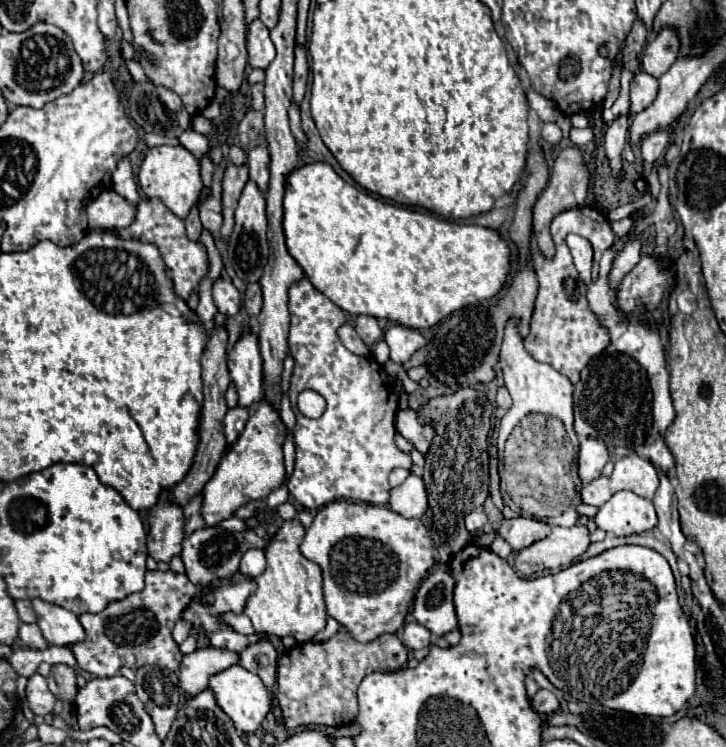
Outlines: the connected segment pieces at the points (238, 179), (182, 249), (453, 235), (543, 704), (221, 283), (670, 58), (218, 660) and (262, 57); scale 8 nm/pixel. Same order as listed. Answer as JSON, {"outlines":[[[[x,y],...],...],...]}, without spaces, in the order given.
{"outlines":[[[[228,164],[226,172],[224,172],[224,180],[222,180],[222,216],[224,216],[222,236],[224,238],[230,236],[230,232],[232,232],[234,208],[238,204],[238,198],[240,198],[246,182],[248,182],[248,164],[242,164],[242,166]]],[[[146,198],[142,202],[138,202],[136,220],[128,228],[114,230],[114,232],[118,232],[122,238],[134,238],[134,240],[156,244],[164,256],[168,276],[174,282],[174,290],[184,300],[188,300],[188,294],[198,288],[198,282],[208,272],[208,256],[206,256],[204,246],[200,242],[190,242],[186,238],[184,222],[178,216],[174,216],[160,200],[148,200]]],[[[308,164],[308,166],[300,166],[296,170],[290,172],[290,176],[286,178],[286,194],[284,194],[284,234],[286,234],[286,246],[288,252],[296,258],[296,262],[302,266],[306,278],[312,282],[312,286],[322,292],[326,298],[330,298],[336,306],[340,306],[344,312],[348,314],[366,314],[366,316],[374,316],[374,318],[386,318],[392,322],[398,322],[400,326],[406,328],[430,328],[436,322],[440,322],[442,318],[450,316],[452,312],[468,306],[468,304],[476,304],[488,298],[494,298],[502,288],[504,282],[510,276],[510,248],[508,242],[502,238],[502,234],[498,230],[492,228],[484,228],[484,226],[476,226],[476,224],[456,224],[456,222],[448,222],[442,218],[436,218],[429,212],[420,212],[420,210],[408,210],[402,206],[394,206],[388,204],[384,200],[378,200],[358,188],[354,188],[352,184],[344,182],[330,164]]],[[[542,688],[536,692],[536,696],[530,702],[532,702],[532,708],[542,716],[548,716],[560,708],[558,698],[550,690],[542,690]]],[[[222,276],[214,282],[214,288],[212,288],[212,298],[214,298],[214,304],[218,308],[218,312],[222,312],[224,316],[234,316],[238,312],[238,306],[240,306],[240,294],[238,290],[234,288],[232,280]]],[[[662,28],[642,54],[642,70],[660,78],[680,54],[680,36],[676,28]]],[[[198,648],[184,656],[184,668],[180,666],[180,688],[196,696],[206,690],[210,676],[234,664],[238,664],[238,654],[228,648]]],[[[256,18],[248,26],[248,64],[252,68],[266,70],[270,66],[270,62],[274,60],[274,56],[276,56],[276,52],[274,52],[274,44],[270,40],[270,32]]]]}

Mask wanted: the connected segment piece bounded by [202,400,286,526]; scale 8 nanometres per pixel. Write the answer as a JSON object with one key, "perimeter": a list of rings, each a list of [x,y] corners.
{"perimeter":[[[262,400],[256,414],[246,422],[244,432],[222,456],[222,464],[218,464],[214,480],[210,480],[210,484],[206,484],[202,490],[202,518],[206,526],[218,526],[222,520],[232,518],[242,504],[252,500],[266,500],[266,496],[286,480],[282,458],[284,436],[286,428],[278,412],[266,400]]]}

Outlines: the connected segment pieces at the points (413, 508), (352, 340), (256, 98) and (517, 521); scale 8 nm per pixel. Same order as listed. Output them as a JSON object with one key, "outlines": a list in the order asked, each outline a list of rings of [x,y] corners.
{"outlines":[[[[410,474],[400,486],[390,492],[390,508],[404,518],[424,518],[426,490],[422,478]]],[[[344,324],[344,326],[338,330],[338,336],[340,336],[342,344],[344,344],[352,354],[362,356],[362,358],[370,356],[370,348],[360,340],[360,336],[356,334],[356,330],[354,330],[352,324]]],[[[256,83],[251,87],[251,107],[254,110],[264,109],[264,84]]],[[[512,518],[504,520],[498,528],[498,534],[510,544],[512,550],[524,550],[530,544],[546,538],[550,534],[550,526],[546,522],[538,522],[534,518]]]]}

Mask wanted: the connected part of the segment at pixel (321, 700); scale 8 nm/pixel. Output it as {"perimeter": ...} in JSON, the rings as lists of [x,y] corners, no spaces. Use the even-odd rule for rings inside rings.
{"perimeter":[[[348,630],[336,632],[326,642],[302,642],[284,652],[278,660],[278,692],[286,728],[298,726],[346,726],[358,716],[356,688],[364,676],[384,670],[400,670],[408,650],[396,634],[382,634],[372,642],[358,642]]]}

